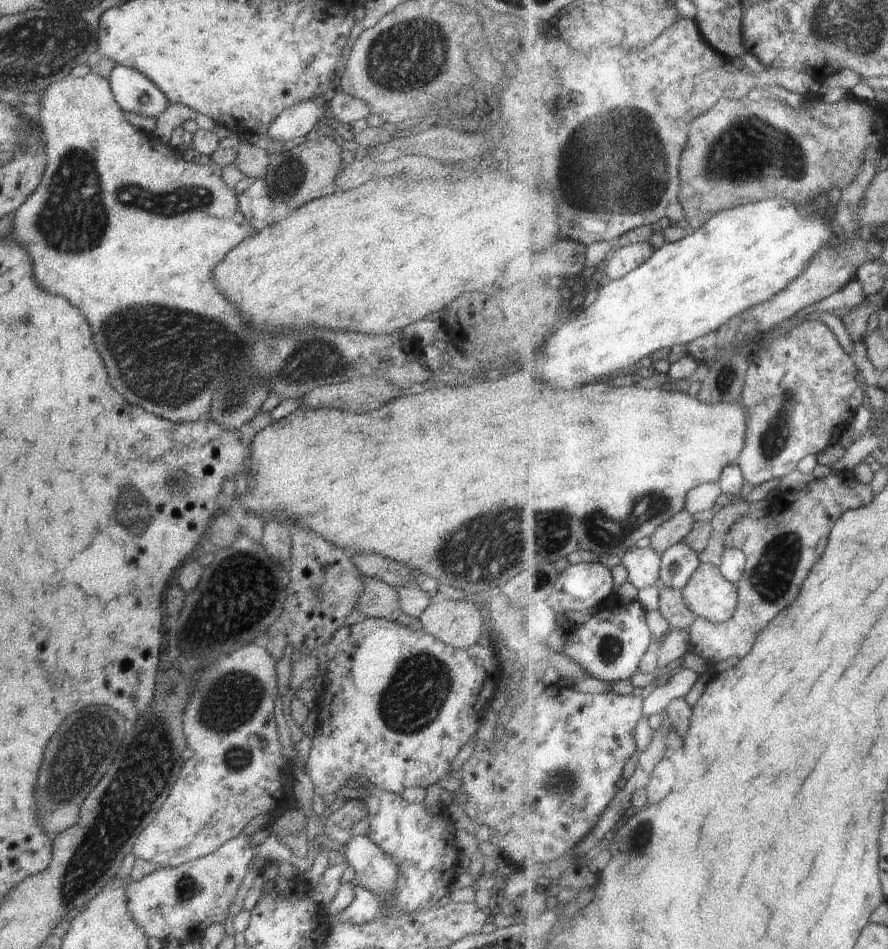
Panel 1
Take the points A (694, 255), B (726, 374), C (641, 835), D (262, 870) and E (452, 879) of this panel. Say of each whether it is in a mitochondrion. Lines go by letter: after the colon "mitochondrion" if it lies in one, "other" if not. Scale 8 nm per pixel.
A: other
B: mitochondrion
C: mitochondrion
D: other
E: other

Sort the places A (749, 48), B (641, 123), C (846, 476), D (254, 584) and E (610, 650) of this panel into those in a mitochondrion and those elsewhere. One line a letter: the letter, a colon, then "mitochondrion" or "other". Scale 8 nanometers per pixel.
A: other
B: mitochondrion
C: other
D: mitochondrion
E: mitochondrion

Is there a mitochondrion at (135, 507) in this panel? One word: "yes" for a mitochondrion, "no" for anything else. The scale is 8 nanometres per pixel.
yes

